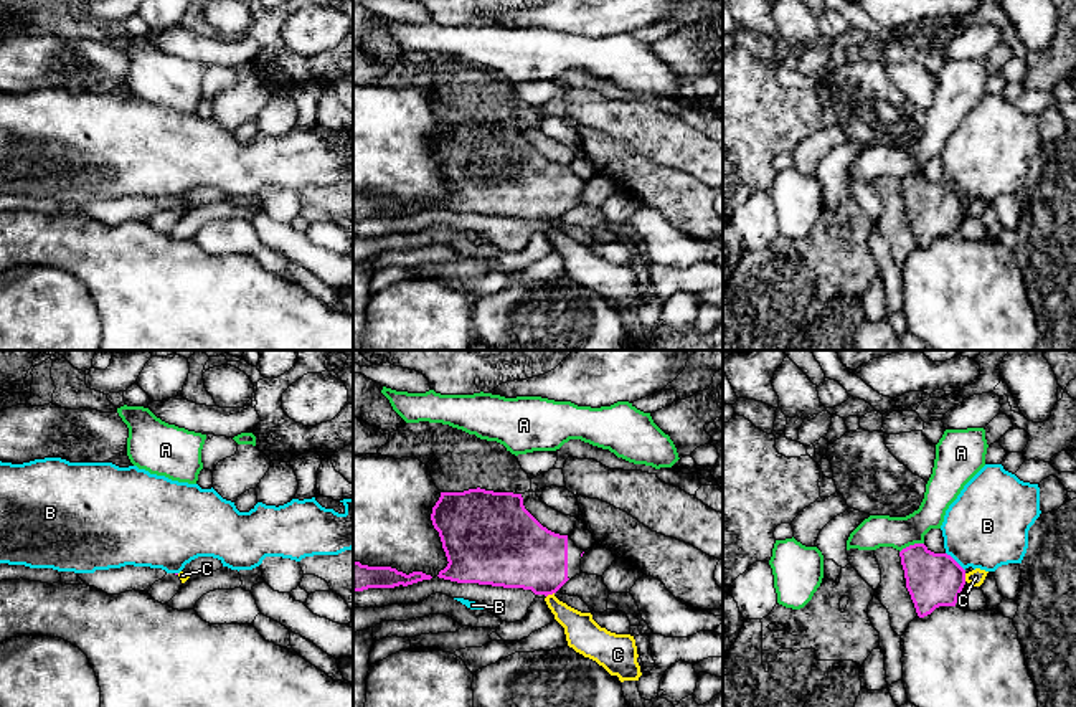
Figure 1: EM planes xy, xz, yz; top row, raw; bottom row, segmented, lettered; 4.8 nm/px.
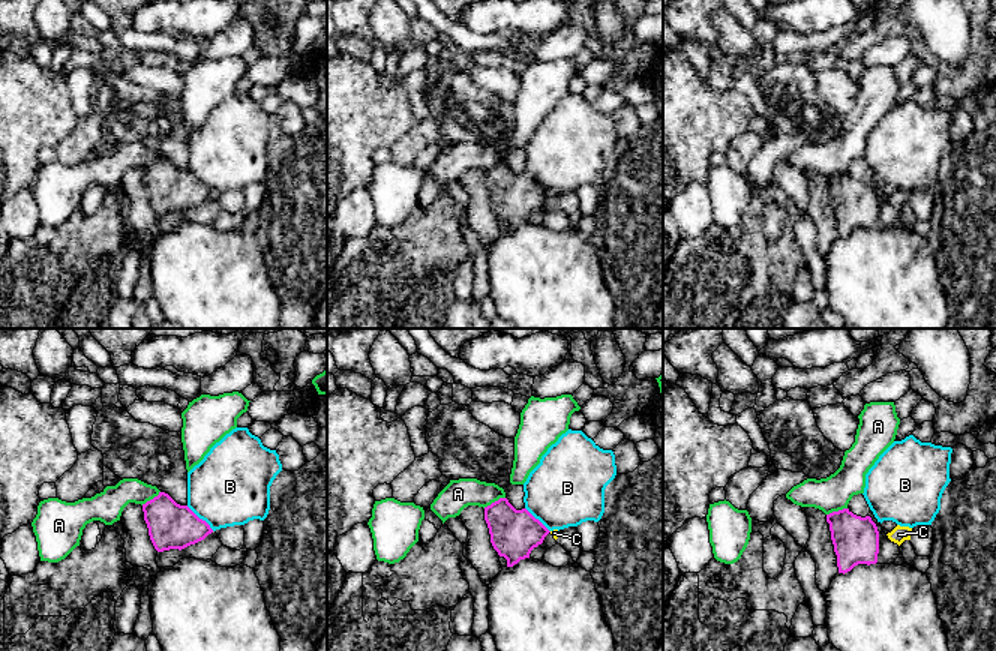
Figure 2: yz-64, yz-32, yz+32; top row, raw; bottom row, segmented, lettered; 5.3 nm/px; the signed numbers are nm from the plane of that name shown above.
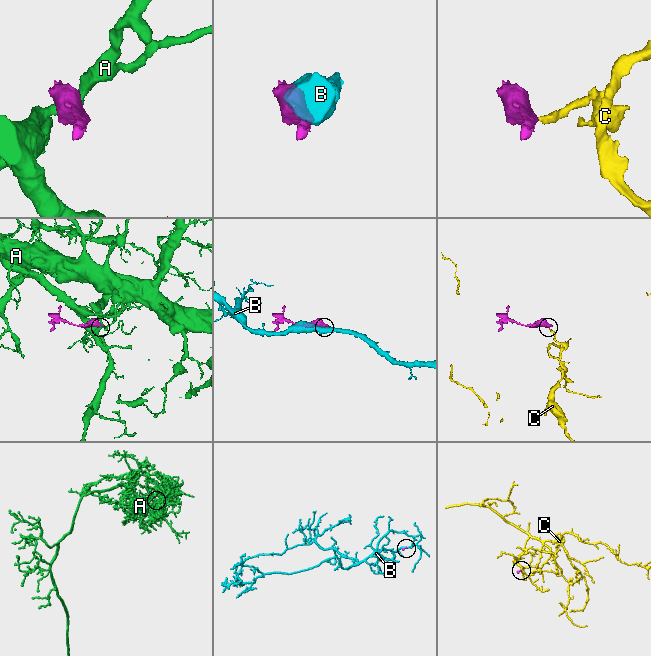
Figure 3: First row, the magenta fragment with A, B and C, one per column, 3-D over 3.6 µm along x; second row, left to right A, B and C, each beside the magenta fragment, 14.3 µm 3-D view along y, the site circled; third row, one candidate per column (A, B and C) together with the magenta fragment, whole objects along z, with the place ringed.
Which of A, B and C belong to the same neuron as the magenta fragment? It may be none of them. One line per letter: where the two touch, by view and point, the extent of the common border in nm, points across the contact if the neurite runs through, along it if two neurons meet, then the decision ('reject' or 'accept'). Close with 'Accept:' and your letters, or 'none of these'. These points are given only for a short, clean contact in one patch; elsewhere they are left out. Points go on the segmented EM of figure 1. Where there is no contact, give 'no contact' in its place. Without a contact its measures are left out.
A: meets magenta in yz at (911, 545); contact 130 nm long; border along yz (923, 542), (906, 545), (900, 552); reject
B: meets magenta in yz at (956, 562); contact 130 nm long; reject
C: meets magenta in xz at (550, 593); contact 50 nm long; border along xz (553, 592), (547, 597); reject
Accept: none of these

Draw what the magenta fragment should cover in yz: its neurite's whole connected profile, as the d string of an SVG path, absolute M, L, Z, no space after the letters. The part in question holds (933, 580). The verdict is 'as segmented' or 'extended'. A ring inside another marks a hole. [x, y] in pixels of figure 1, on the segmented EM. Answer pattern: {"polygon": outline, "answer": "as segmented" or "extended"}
{"polygon": "M924 543L899 552L906 588L919 618L939 606L956 606L965 585L965 570L947 553L934 553Z", "answer": "as segmented"}

